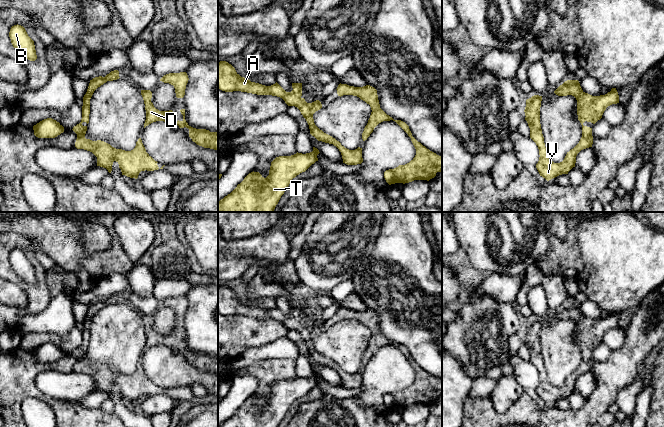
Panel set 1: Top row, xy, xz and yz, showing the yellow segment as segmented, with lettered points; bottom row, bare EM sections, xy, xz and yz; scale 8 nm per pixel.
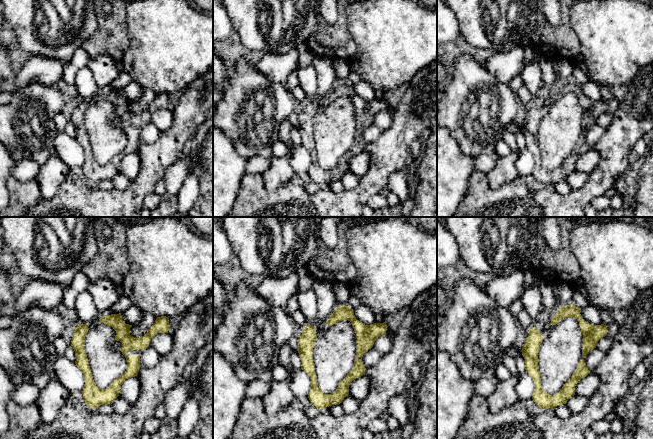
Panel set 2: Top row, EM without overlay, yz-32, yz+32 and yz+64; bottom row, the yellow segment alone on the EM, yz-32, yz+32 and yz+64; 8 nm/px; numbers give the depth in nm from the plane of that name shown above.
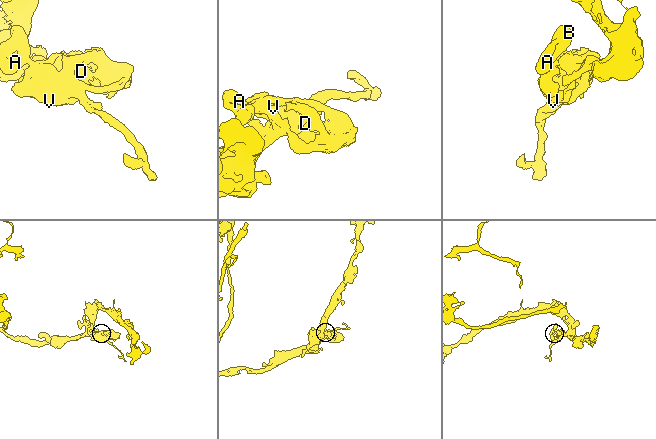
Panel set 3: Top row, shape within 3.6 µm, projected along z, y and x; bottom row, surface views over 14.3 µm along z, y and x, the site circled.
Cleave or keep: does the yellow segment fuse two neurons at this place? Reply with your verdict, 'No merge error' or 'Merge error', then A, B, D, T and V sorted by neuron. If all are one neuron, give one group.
No merge error. Groups: A B D T V

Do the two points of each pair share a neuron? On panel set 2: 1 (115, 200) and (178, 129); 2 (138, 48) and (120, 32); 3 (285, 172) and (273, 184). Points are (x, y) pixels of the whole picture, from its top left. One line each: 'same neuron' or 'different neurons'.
1: same neuron
2: different neurons
3: same neuron

